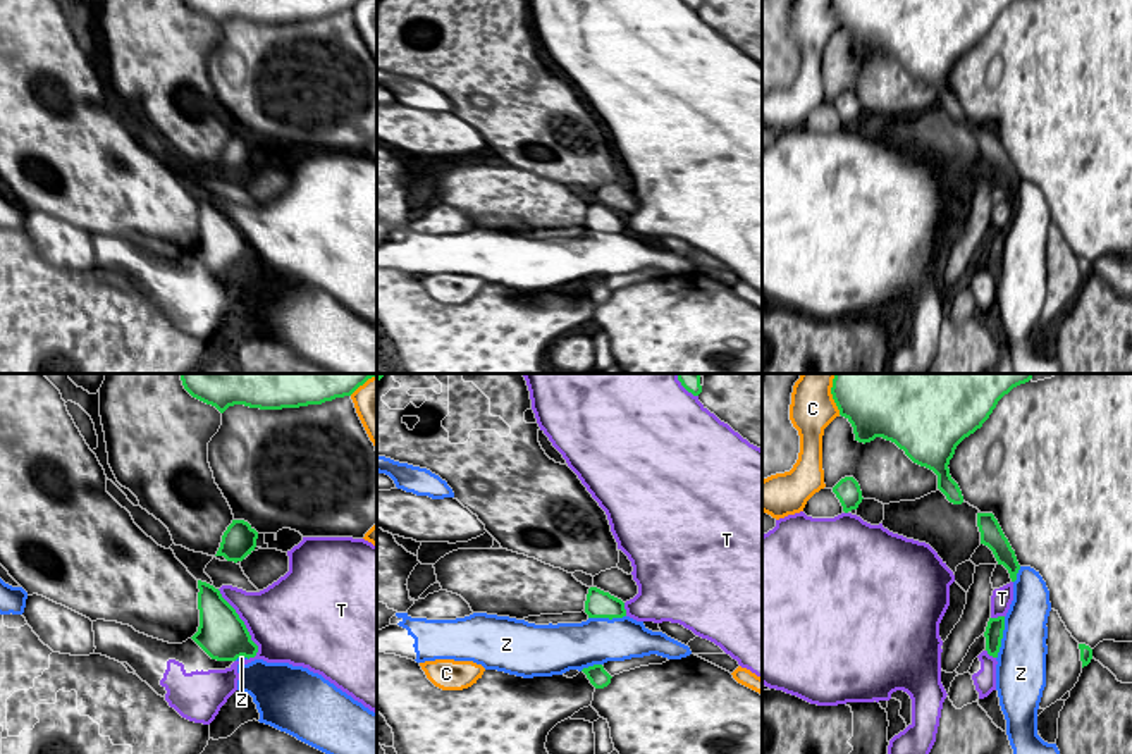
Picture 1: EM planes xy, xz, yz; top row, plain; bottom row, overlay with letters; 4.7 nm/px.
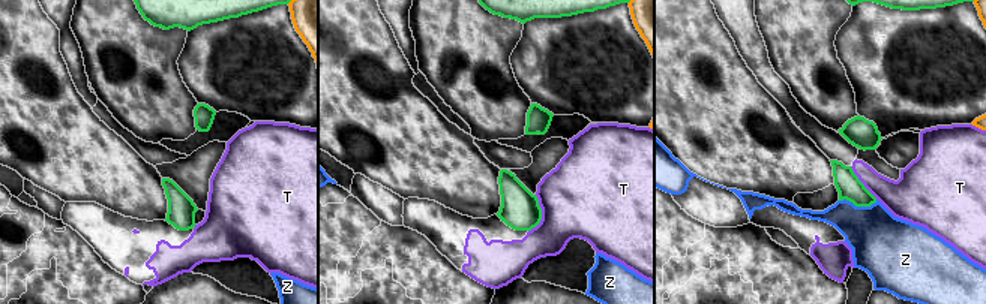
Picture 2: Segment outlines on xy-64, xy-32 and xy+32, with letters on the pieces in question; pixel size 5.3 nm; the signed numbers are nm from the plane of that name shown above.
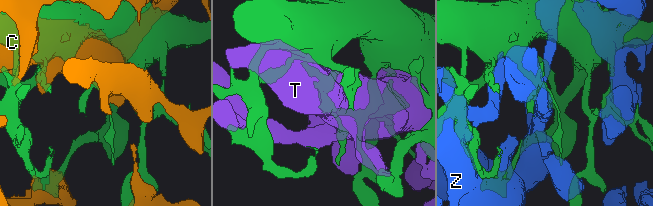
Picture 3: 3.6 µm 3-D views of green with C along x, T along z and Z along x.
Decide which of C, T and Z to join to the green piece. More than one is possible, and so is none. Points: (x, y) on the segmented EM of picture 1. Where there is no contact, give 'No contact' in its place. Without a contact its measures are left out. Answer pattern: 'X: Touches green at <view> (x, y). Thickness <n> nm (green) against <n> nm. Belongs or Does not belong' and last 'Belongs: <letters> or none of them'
C: Touches green at yz (831, 393). Thickness 460 nm (green) against 220 nm. Does not belong
T: Touches green at xy (243, 624). Thickness 220 nm (green) against 400 nm. Does not belong
Z: Touches green at yz (1002, 637). Thickness 90 nm (green) against 240 nm. Does not belong
Belongs: none of them

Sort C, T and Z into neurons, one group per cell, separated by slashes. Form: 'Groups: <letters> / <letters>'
Groups: C / T / Z

